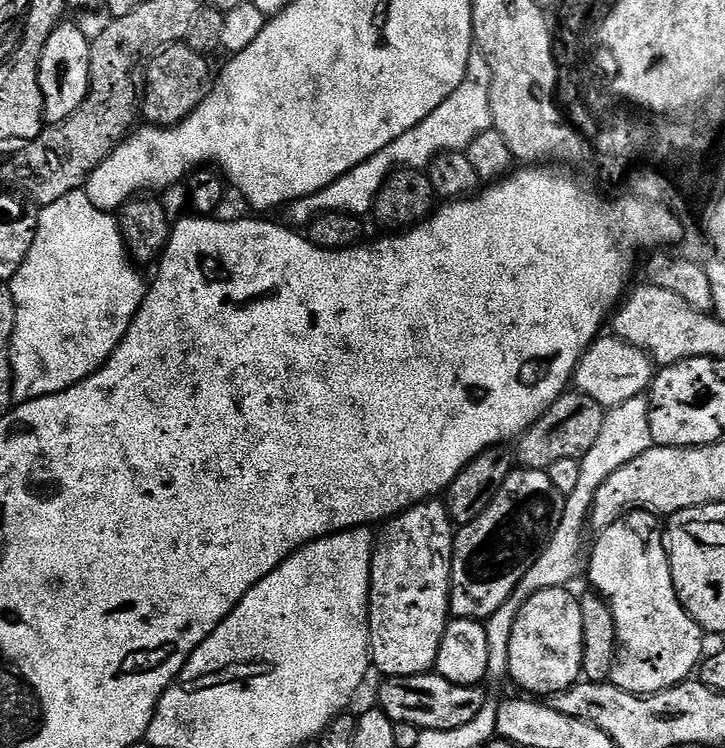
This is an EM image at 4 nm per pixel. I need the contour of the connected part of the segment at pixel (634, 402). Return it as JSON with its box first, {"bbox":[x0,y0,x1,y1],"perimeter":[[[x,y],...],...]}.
{"bbox":[483,395,653,684],"perimeter":[[[638,395],[627,399],[626,402],[609,409],[602,424],[602,430],[594,446],[581,457],[577,487],[572,494],[565,497],[562,509],[557,521],[557,526],[552,534],[551,541],[544,548],[544,552],[531,564],[526,574],[522,576],[514,592],[486,621],[483,621],[486,630],[486,642],[489,651],[489,665],[487,666],[487,683],[498,684],[506,680],[509,668],[510,637],[513,633],[514,622],[517,620],[517,612],[525,605],[529,597],[542,590],[558,587],[567,587],[571,581],[582,572],[582,538],[584,526],[587,527],[593,498],[597,494],[602,482],[614,474],[627,462],[633,461],[638,455],[645,453],[653,447],[650,434],[648,400],[645,395]]]}

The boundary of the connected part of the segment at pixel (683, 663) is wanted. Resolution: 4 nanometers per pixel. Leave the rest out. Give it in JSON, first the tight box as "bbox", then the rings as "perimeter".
{"bbox":[586,510,706,696],"perimeter":[[[633,510],[629,512],[628,515],[621,516],[620,519],[615,520],[612,524],[607,524],[605,528],[599,529],[597,536],[600,537],[597,538],[596,545],[592,548],[592,557],[590,557],[589,560],[587,557],[586,560],[586,576],[588,572],[588,580],[592,583],[589,585],[607,602],[612,611],[614,626],[616,627],[616,657],[612,663],[612,679],[610,683],[635,696],[649,696],[655,692],[661,692],[667,688],[672,688],[676,684],[681,684],[681,682],[689,679],[689,677],[697,671],[698,665],[705,655],[704,639],[706,639],[706,633],[703,628],[699,628],[699,626],[692,621],[688,611],[680,605],[680,599],[674,590],[674,582],[670,574],[670,562],[668,561],[668,555],[664,549],[664,533],[661,525],[659,523],[656,525],[656,523],[658,523],[657,517],[651,512]]]}

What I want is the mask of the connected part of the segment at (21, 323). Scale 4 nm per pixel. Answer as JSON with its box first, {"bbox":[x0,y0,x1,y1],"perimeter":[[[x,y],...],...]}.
{"bbox":[10,191,146,402],"perimeter":[[[87,191],[71,192],[58,198],[58,202],[44,204],[41,209],[41,212],[38,212],[36,233],[34,242],[30,246],[30,254],[26,254],[26,262],[22,262],[22,266],[18,266],[18,274],[14,274],[14,278],[10,282],[16,307],[16,325],[12,335],[12,399],[16,402],[36,400],[39,396],[58,394],[98,371],[108,361],[110,354],[114,354],[114,350],[130,330],[132,320],[142,306],[146,291],[146,280],[140,277],[141,269],[133,263],[128,255],[128,249],[124,247],[124,237],[120,235],[117,217],[94,207]]]}

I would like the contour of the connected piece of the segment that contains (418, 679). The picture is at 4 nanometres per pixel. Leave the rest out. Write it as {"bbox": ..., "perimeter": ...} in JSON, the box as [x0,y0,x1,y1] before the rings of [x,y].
{"bbox":[378,674,486,731],"perimeter":[[[435,674],[390,676],[383,683],[378,707],[392,719],[393,724],[409,723],[426,731],[458,730],[477,717],[486,697],[483,687],[475,684],[462,686]]]}

